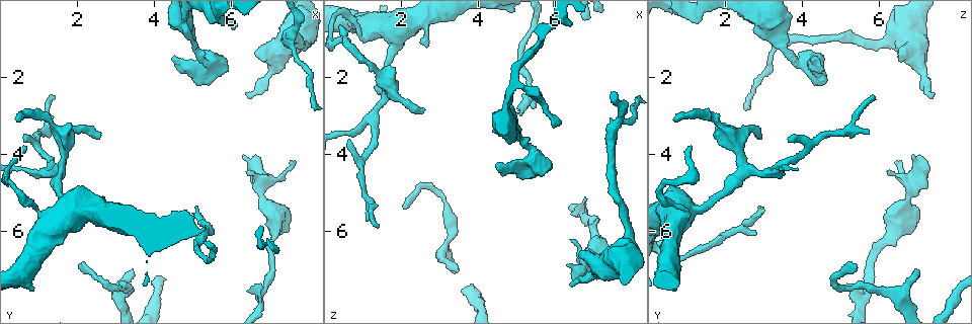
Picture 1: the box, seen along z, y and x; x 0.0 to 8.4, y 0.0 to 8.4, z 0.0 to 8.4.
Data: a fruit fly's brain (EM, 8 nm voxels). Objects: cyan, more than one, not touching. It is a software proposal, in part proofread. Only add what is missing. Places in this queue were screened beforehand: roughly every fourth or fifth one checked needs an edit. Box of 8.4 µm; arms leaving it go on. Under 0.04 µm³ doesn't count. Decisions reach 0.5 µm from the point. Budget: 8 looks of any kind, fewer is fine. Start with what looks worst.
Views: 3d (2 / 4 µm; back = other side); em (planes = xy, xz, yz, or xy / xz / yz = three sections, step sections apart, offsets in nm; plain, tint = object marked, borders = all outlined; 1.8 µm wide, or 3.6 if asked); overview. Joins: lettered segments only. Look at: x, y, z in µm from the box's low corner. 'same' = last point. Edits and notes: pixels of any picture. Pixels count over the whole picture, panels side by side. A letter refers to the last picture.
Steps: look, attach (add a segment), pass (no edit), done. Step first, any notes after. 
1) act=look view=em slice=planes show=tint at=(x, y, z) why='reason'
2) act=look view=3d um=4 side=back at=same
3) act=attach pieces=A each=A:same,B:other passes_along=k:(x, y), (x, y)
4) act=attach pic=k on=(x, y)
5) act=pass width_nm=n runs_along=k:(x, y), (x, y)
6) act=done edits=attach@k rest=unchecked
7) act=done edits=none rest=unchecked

act=look view=em slice=yz step=16 show=borders at=(3.45, 7.00, 7.00)

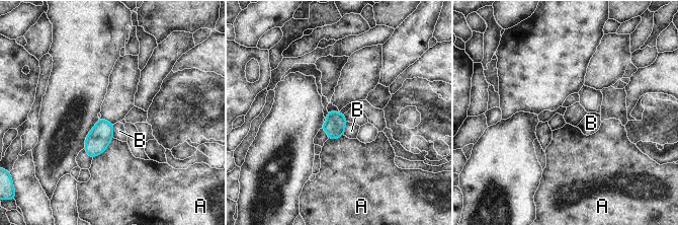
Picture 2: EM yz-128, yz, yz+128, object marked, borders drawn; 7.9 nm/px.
act=pass longest_contact=A:240nm each=A:other,B:other border=2:(347, 122), (343, 135) found='no lettered segment goes on from it'

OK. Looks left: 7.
act=look view=em um=3.6 slice=planes show=plain at=(6.20, 0.70, 3.20) why='tapers out'

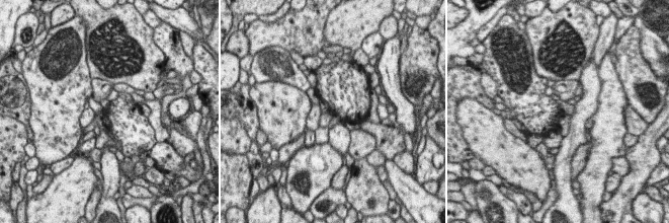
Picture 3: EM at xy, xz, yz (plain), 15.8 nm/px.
act=look view=em um=3.6 slice=planes show=borders at=same why='see the neighbours'

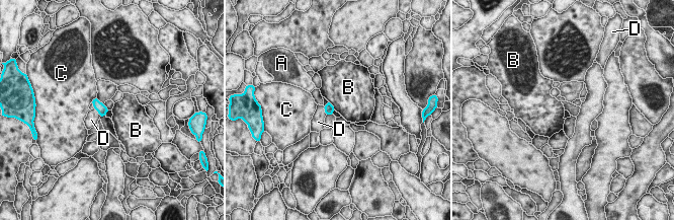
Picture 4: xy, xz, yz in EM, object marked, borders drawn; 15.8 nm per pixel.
act=pass each=A:other,B:other,C:other,D:other found='no lettered segment goes on from it'

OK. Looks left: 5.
act=look view=3d um=2 at=(2.10, 6.80, 5.35) why='branch stops here'

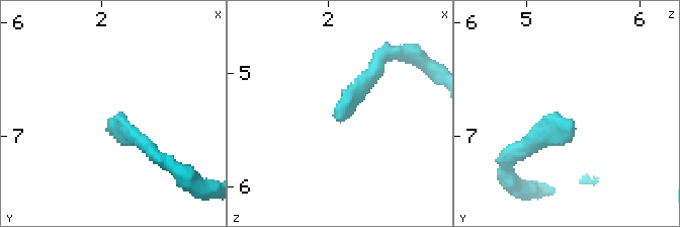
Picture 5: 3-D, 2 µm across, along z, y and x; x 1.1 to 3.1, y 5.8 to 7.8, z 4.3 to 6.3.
act=look view=em slice=xz step=16 show=borders at=(2.10, 6.84, 5.36) why='shape alone is not enough'

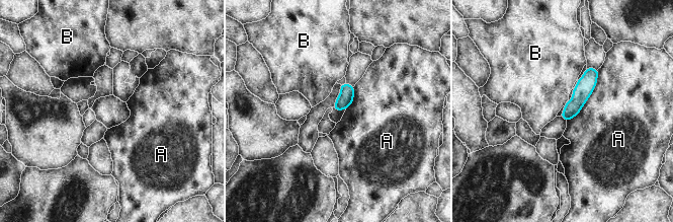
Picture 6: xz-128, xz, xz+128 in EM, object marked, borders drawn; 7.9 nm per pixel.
act=look view=em slice=planes show=borders at=same why='another direction'

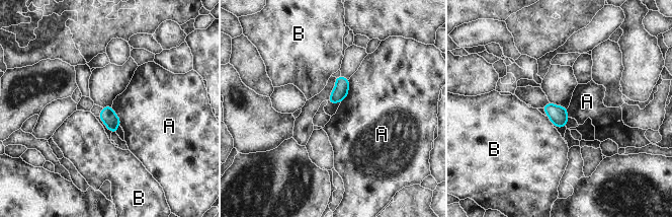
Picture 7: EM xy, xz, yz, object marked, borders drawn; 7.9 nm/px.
act=pass each=A:other,B:other border=7:(349, 79), (348, 93), (340, 101) found='none of them fits'

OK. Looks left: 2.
act=done edits=none rest=unchecked

